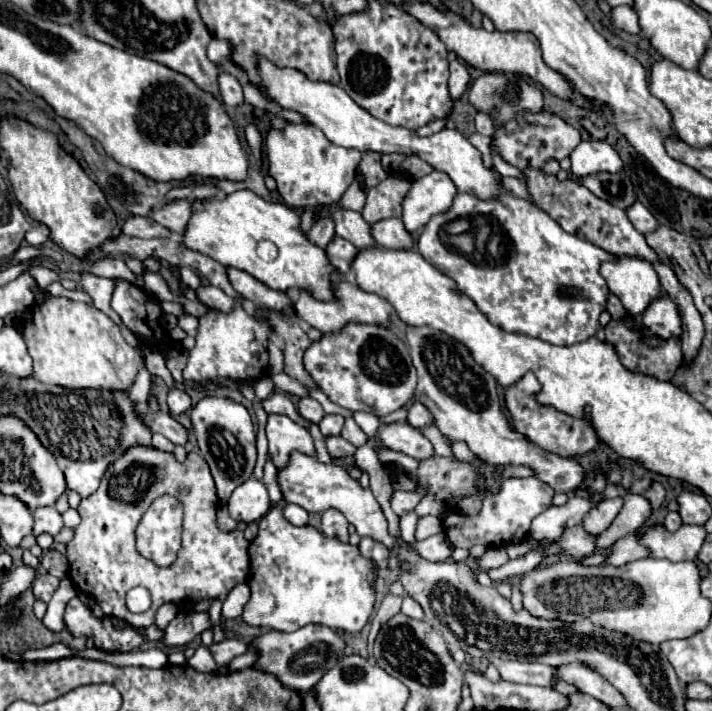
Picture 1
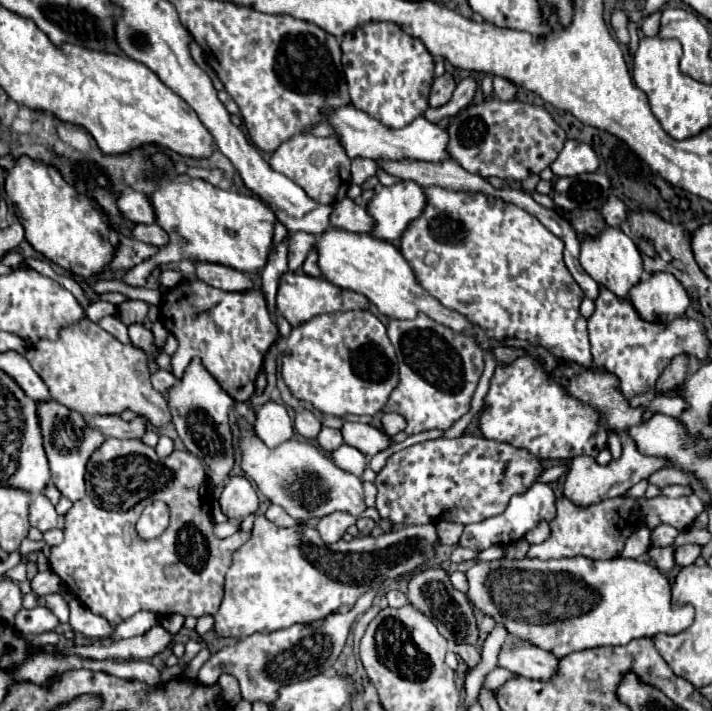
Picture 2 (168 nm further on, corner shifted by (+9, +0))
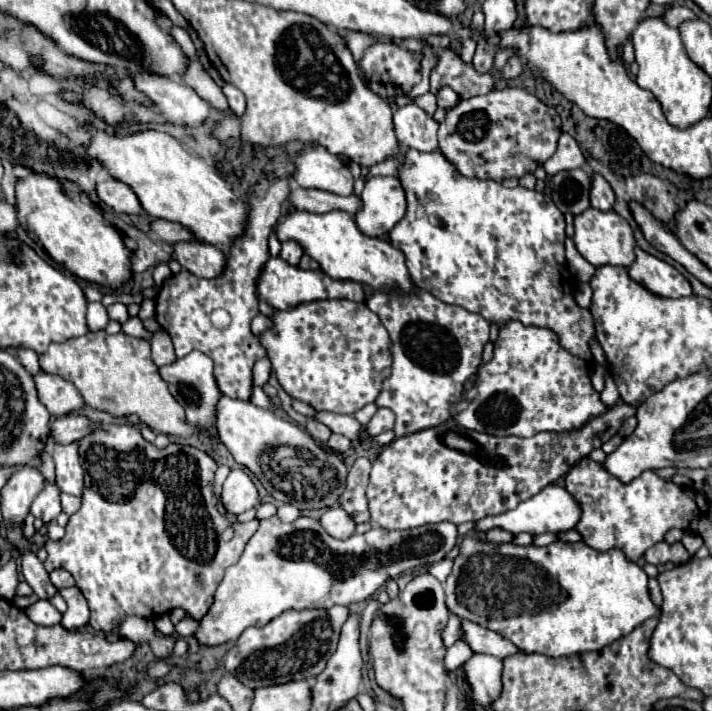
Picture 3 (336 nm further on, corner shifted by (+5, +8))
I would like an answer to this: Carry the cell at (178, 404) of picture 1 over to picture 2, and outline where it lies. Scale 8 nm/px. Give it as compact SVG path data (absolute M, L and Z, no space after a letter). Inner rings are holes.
M158 368L158 370L152 374L152 386L154 386L158 392L166 392L172 384L176 384L176 378L174 378L172 372Z

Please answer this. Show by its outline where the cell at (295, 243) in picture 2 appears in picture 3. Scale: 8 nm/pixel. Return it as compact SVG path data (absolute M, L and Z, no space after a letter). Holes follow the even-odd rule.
M286 240L286 242L282 242L282 250L280 250L280 256L288 262L288 264L298 264L300 262L300 258L304 256L304 250L302 250L302 246L298 244L298 242L294 242L294 240Z

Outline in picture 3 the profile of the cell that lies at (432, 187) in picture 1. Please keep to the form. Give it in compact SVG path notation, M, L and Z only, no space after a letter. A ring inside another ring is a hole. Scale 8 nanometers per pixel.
M398 176L370 178L360 196L364 206L356 224L366 236L386 236L406 214L406 192Z

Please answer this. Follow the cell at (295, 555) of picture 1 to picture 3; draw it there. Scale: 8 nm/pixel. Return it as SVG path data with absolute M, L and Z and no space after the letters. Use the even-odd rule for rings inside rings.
M278 516L260 520L260 528L248 540L240 560L226 568L226 574L214 594L214 604L210 612L200 620L200 628L196 630L196 638L200 644L224 644L236 640L248 626L266 626L276 616L286 610L306 610L306 608L332 608L336 604L350 606L354 602L368 600L378 588L382 588L390 578L398 578L400 574L414 570L422 564L432 564L454 548L458 538L456 524L438 522L424 524L410 530L384 530L372 528L366 534L354 534L346 540L332 538L318 520L300 516L292 524L282 522Z

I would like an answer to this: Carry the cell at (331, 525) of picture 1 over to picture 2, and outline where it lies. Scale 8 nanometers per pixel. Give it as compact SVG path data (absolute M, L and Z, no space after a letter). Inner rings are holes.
M334 512L334 514L328 514L328 516L320 518L316 528L318 528L322 540L326 544L332 544L332 542L338 542L352 524L356 524L354 516L350 516L346 512Z

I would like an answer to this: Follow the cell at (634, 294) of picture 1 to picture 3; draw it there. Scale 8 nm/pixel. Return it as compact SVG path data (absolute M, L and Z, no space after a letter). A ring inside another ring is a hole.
M588 208L586 212L574 216L574 240L576 240L576 248L578 252L596 268L610 264L610 266L632 266L636 260L634 248L636 248L636 240L632 234L630 224L618 216L616 212L598 212L596 208Z

